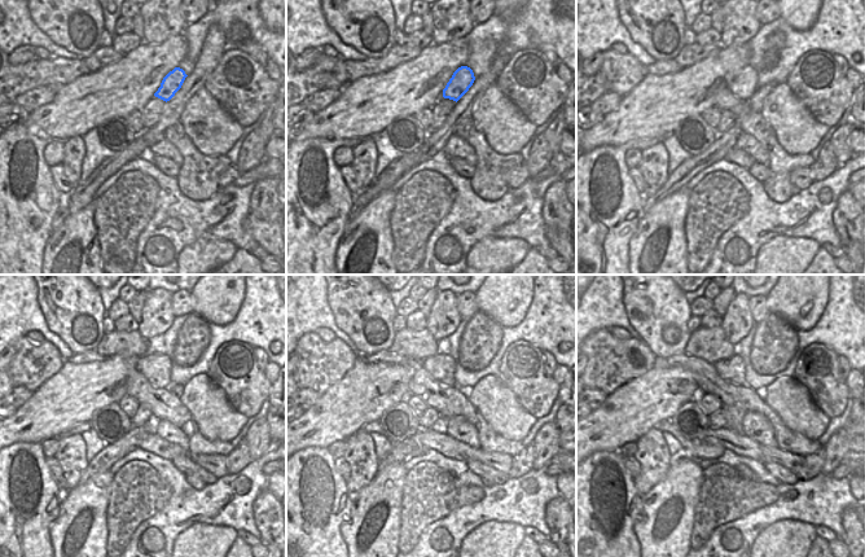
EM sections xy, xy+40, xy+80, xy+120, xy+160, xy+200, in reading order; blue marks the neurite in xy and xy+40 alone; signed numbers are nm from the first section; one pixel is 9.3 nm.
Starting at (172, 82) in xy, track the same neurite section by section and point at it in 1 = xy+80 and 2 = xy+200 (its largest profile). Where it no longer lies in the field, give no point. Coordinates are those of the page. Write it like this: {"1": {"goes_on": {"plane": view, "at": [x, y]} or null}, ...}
{"1": {"goes_on": {"plane": "xy+80", "at": [743, 86]}}, "2": {"goes_on": {"plane": "xy+200", "at": [732, 369]}}}

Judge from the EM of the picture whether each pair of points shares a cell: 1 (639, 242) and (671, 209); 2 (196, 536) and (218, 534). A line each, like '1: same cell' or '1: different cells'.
1: same cell
2: same cell

